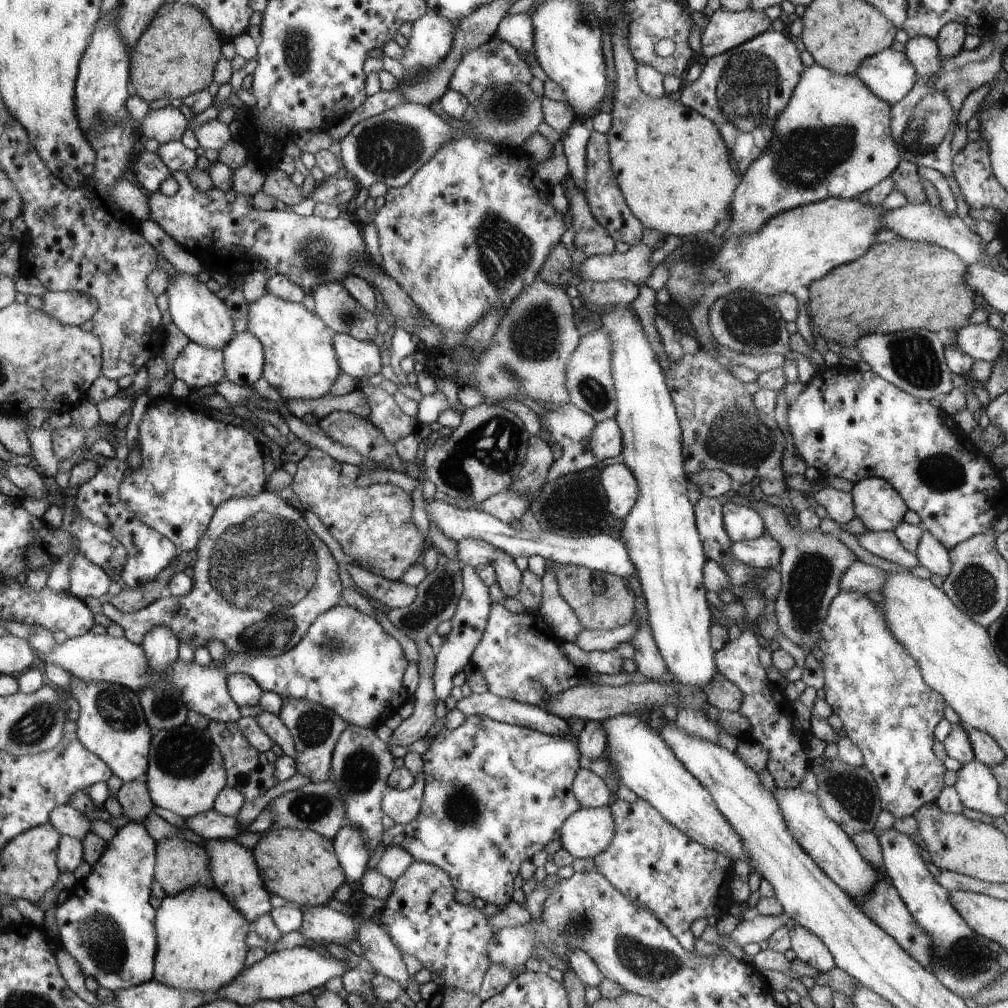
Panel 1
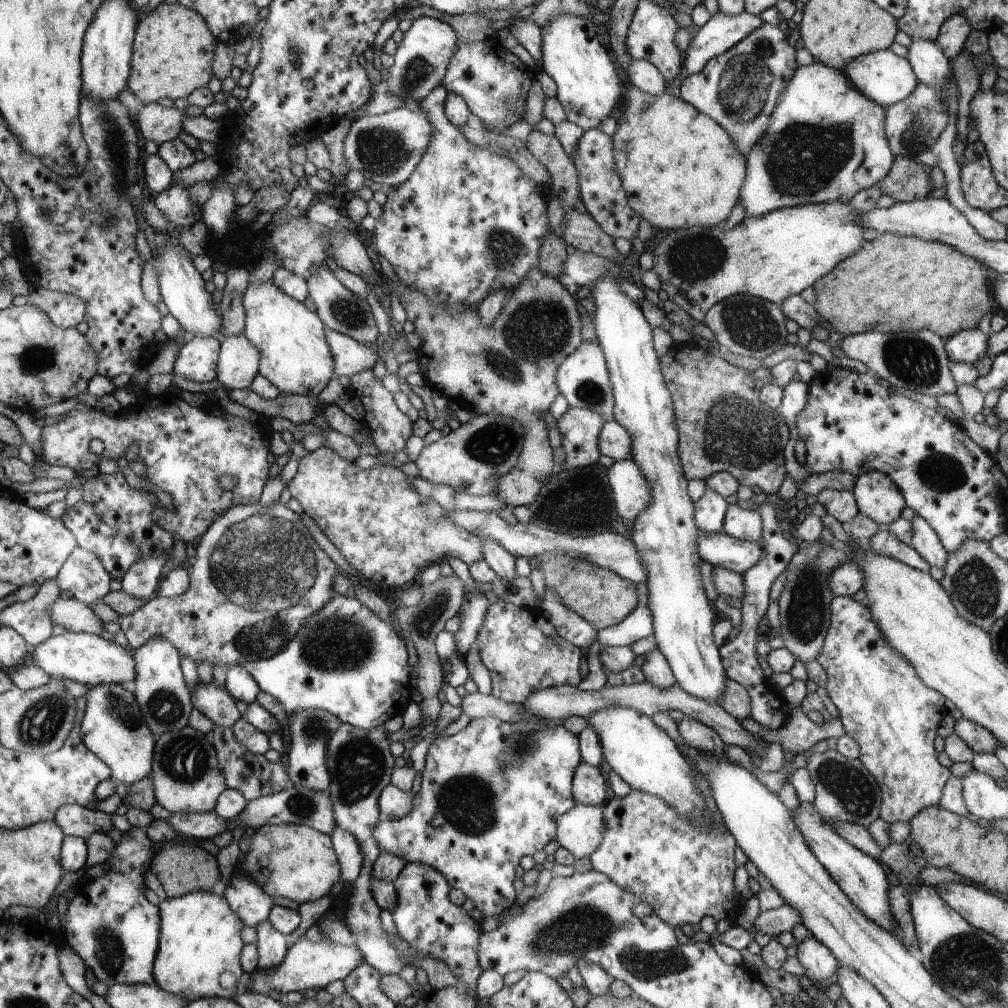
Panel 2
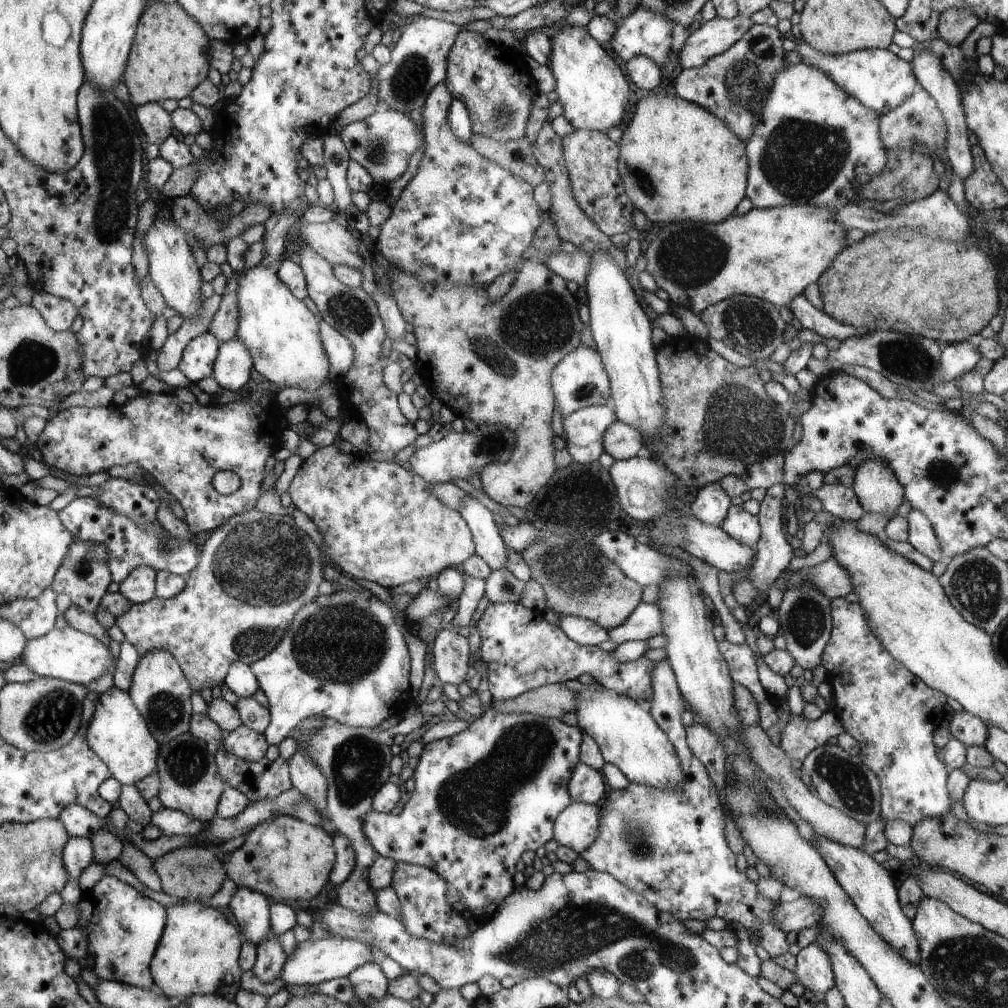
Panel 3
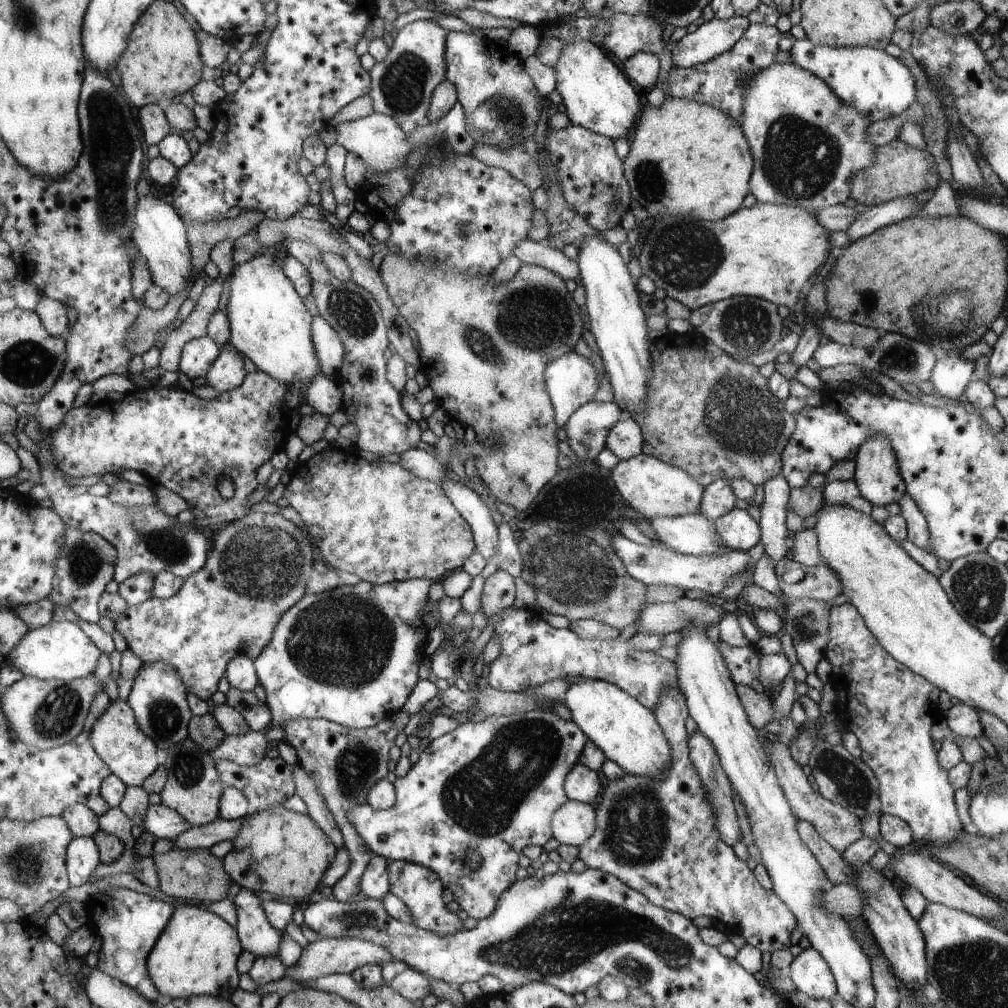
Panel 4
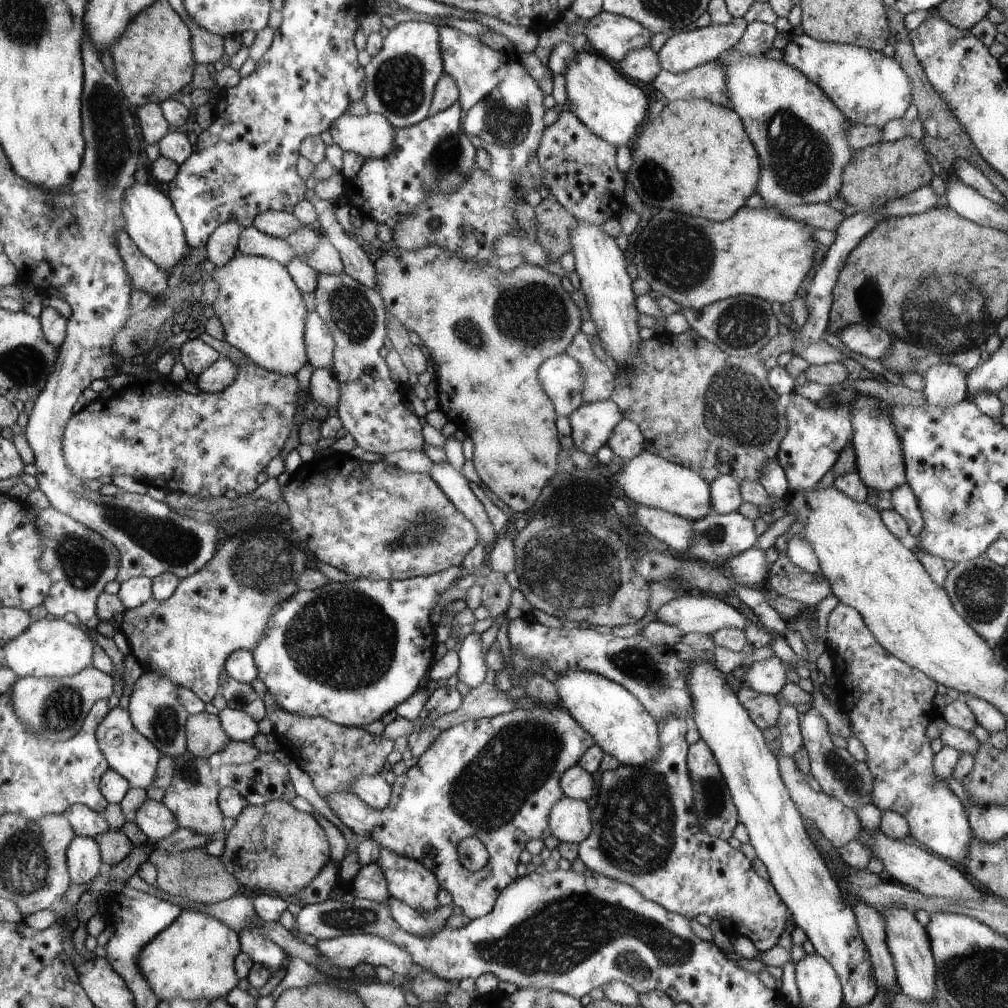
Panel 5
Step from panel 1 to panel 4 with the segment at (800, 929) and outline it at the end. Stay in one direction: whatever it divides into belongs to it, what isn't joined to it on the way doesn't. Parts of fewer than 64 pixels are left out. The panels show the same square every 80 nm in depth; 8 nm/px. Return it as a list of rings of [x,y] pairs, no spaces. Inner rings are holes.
[[[812,946],[795,957],[787,973],[801,998],[824,998],[830,1001],[838,993],[826,959]]]

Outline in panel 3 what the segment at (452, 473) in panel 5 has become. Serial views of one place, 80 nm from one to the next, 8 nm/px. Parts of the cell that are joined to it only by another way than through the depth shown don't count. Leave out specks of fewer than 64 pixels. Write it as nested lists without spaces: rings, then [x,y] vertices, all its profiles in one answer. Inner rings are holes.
[[[470,495],[463,499],[463,504],[458,510],[472,529],[476,554],[492,570],[507,568],[509,550],[492,519],[492,512]]]

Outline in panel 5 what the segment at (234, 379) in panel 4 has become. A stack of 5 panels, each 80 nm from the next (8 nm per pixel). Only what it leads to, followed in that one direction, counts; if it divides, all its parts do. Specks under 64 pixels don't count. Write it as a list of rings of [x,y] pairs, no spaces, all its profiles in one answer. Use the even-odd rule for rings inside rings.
[[[221,357],[196,377],[196,385],[202,393],[219,393],[237,379],[238,366],[227,357]]]

